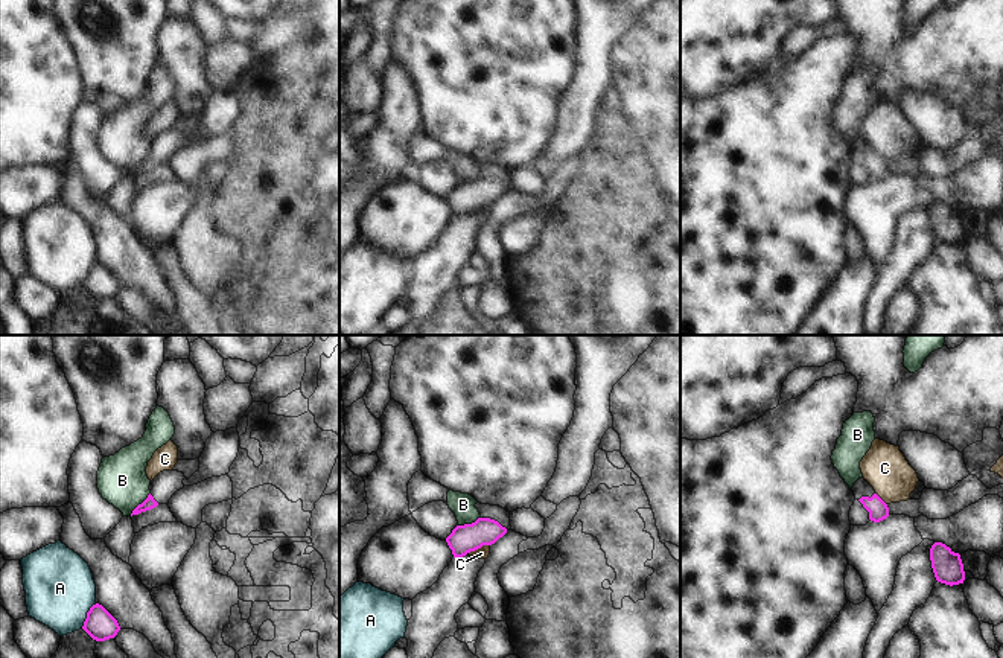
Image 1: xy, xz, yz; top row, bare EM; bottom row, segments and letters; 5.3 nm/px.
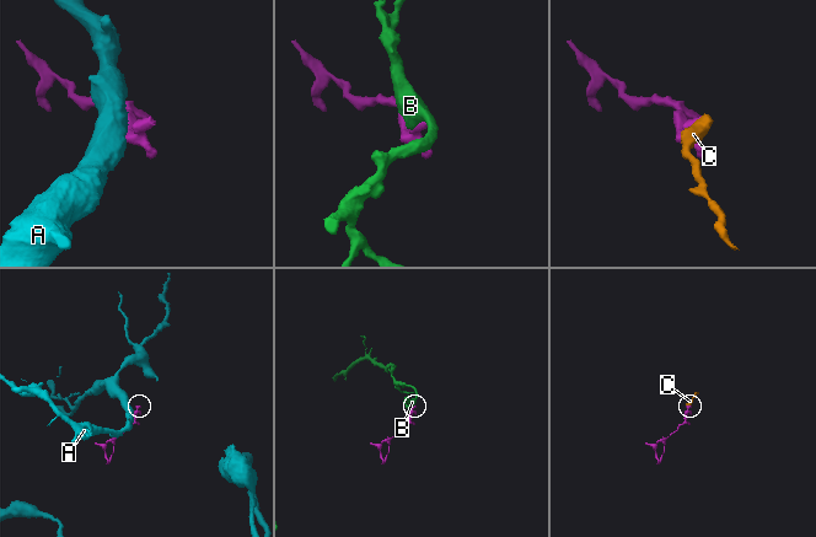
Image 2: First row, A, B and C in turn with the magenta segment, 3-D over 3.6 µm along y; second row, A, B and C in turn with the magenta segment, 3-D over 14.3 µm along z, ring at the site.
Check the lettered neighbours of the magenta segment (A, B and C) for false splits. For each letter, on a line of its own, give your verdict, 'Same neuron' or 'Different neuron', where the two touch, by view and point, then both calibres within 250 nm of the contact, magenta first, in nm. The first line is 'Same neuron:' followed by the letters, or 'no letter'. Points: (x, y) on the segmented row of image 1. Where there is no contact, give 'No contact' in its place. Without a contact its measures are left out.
Same neuron: no letter
A: Different neuron. Touches magenta at xy (87, 616). Thickness 160 nm (magenta) against 360 nm
B: Different neuron. Touches magenta at xy (139, 504). Thickness 70 nm (magenta) against 260 nm
C: Different neuron. Touches magenta at xz (477, 549). Thickness 150 nm (magenta) against 60 nm.

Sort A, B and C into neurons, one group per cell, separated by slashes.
A / B / C

